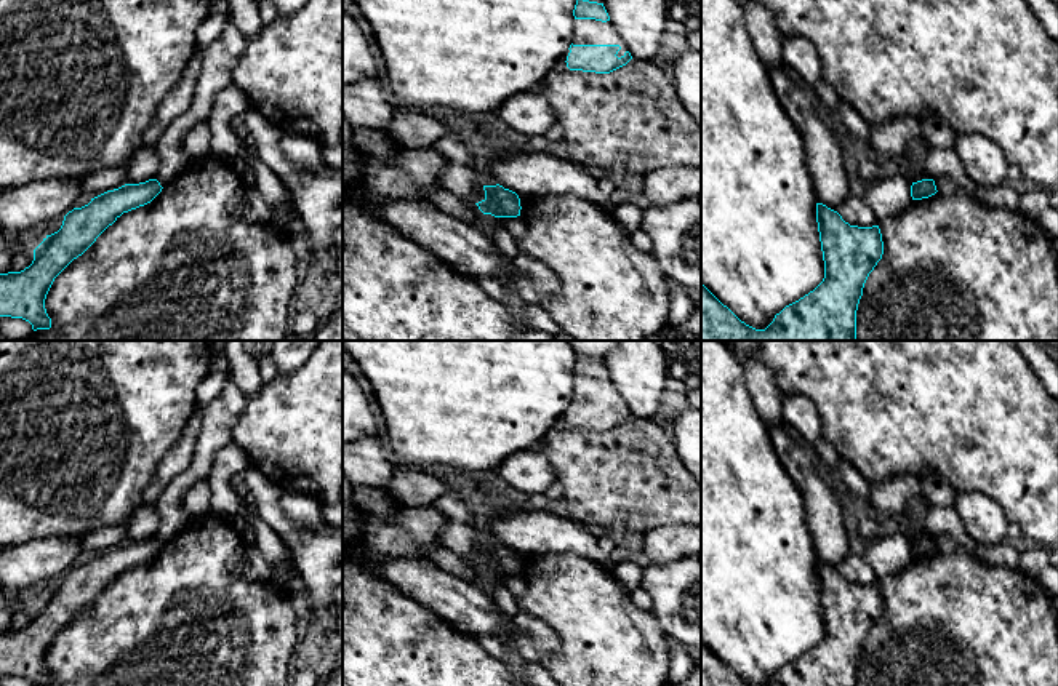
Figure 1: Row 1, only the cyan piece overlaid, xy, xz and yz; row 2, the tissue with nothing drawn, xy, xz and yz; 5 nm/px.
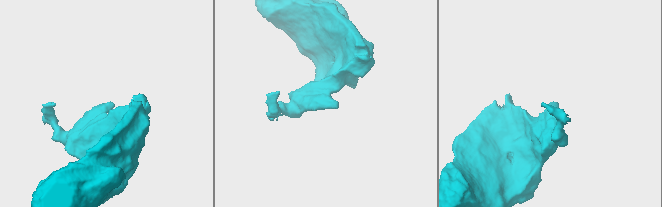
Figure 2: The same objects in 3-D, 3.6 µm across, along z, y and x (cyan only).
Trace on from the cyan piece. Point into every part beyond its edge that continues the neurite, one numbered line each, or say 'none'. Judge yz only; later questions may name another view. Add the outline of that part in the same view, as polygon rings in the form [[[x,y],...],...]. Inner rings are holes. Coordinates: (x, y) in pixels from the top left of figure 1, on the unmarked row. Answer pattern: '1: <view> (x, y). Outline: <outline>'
1: yz (919, 506). Outline: [[[919,493],[908,505],[908,515],[904,520],[908,521],[908,526],[911,529],[911,540],[917,540],[922,537],[932,537],[925,526],[925,515],[933,505],[928,502],[928,499]]]

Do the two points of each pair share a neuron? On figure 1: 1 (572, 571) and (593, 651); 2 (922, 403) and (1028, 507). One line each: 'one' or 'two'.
1: one
2: one

